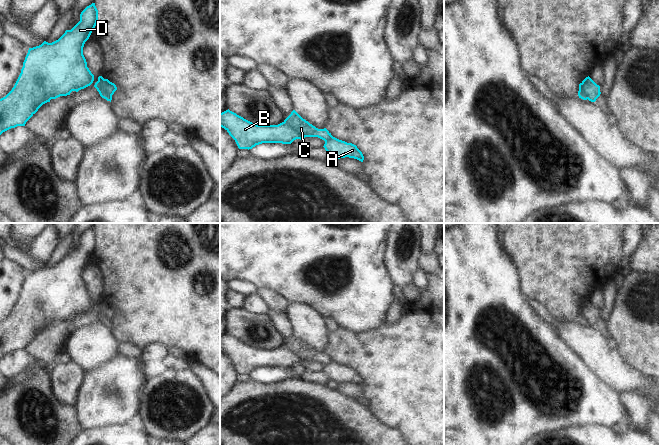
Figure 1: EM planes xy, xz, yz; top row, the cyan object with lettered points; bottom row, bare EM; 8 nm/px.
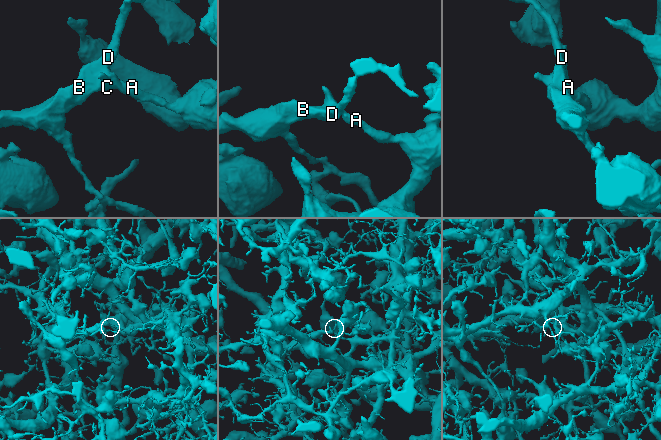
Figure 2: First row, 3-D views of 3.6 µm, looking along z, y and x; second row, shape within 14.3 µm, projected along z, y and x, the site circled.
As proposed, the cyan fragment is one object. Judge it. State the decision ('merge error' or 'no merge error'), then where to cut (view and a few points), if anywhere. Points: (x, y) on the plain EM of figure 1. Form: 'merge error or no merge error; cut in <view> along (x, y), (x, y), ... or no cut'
merge error; cut in xy along (102, 302), (102, 310), (111, 320)

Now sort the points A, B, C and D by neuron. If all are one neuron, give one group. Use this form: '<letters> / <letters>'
A / B C D

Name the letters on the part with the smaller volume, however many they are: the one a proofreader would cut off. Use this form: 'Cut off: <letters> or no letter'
Cut off: B, C, D

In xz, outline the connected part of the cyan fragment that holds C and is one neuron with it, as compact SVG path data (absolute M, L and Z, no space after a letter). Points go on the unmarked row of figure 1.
M228 333L220 337L220 351L229 357L239 373L248 374L262 367L291 368L305 361L318 361L324 365L333 362L326 352L316 352L295 334L278 349L257 349Z

